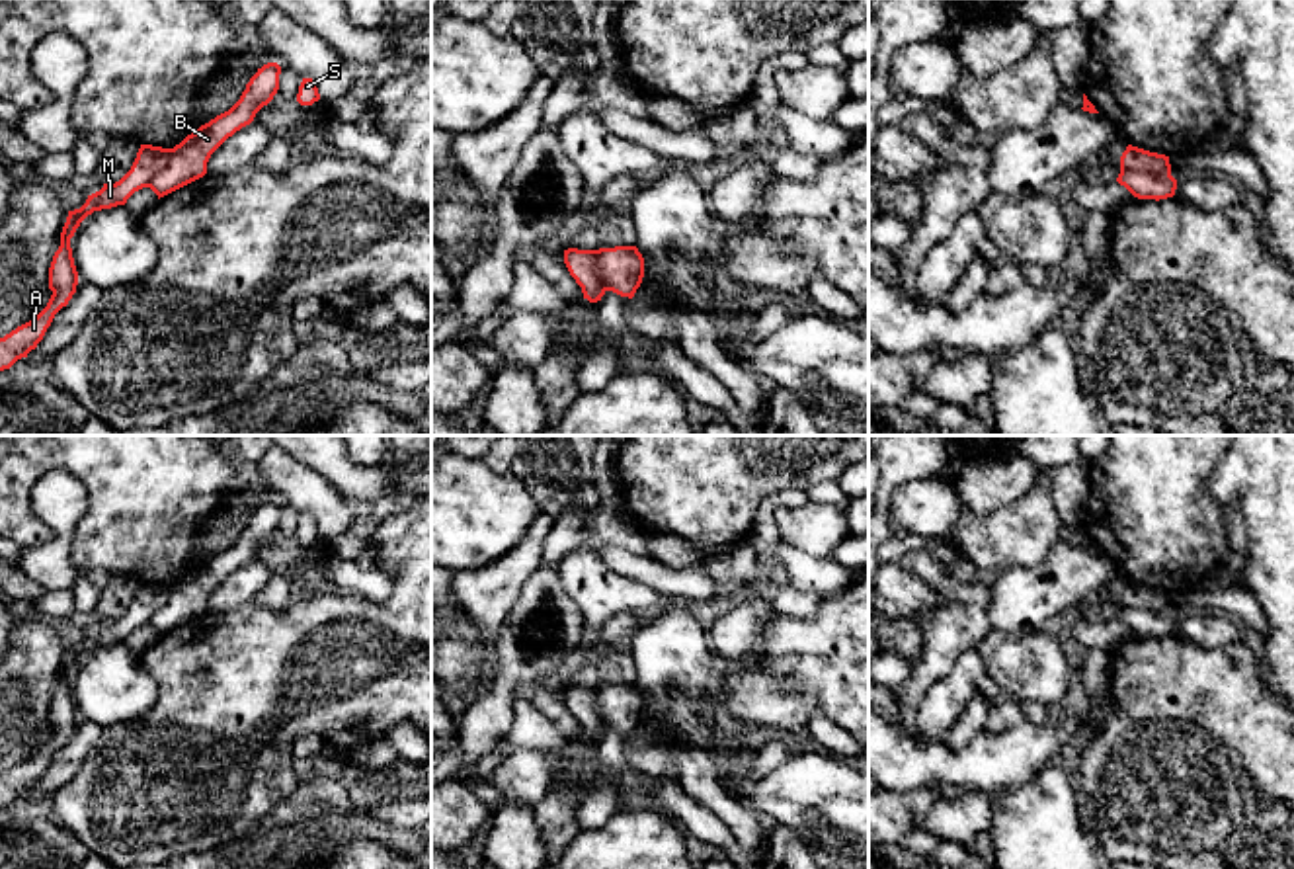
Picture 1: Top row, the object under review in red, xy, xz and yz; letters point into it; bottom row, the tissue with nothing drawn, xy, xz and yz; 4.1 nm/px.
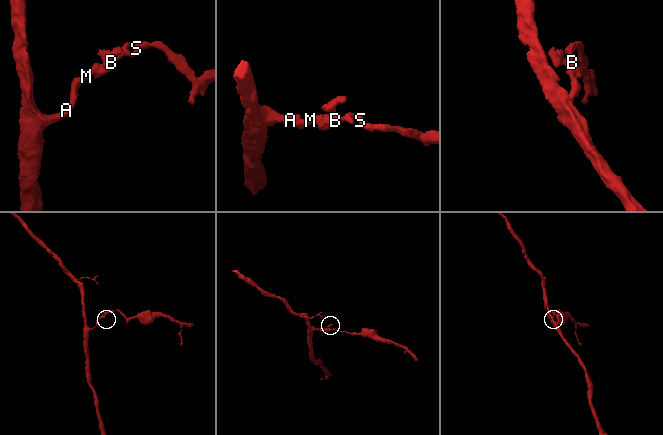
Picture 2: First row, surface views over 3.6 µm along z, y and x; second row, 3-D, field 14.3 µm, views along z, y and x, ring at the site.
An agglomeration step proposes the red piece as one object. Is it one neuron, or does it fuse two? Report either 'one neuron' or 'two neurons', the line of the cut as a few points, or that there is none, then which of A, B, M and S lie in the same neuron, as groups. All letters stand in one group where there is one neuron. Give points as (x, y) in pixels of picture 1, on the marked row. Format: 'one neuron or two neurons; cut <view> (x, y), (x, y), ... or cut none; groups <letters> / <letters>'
two neurons; cut yz (1121, 168), (1142, 168), (1170, 176); groups A M / B S

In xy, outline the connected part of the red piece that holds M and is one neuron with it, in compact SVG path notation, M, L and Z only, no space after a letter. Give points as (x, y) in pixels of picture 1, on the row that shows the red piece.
M141 145L131 170L115 184L88 195L80 209L68 211L61 232L61 246L49 268L49 289L53 291L47 307L29 322L0 338L0 371L10 369L18 359L27 357L43 340L55 314L68 305L78 285L78 271L72 258L70 238L80 223L94 211L125 205L127 199L150 186L152 176L170 162L170 148Z

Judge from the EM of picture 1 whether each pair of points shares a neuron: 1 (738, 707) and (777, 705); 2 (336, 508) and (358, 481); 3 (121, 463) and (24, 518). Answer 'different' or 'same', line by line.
1: same
2: different
3: same

